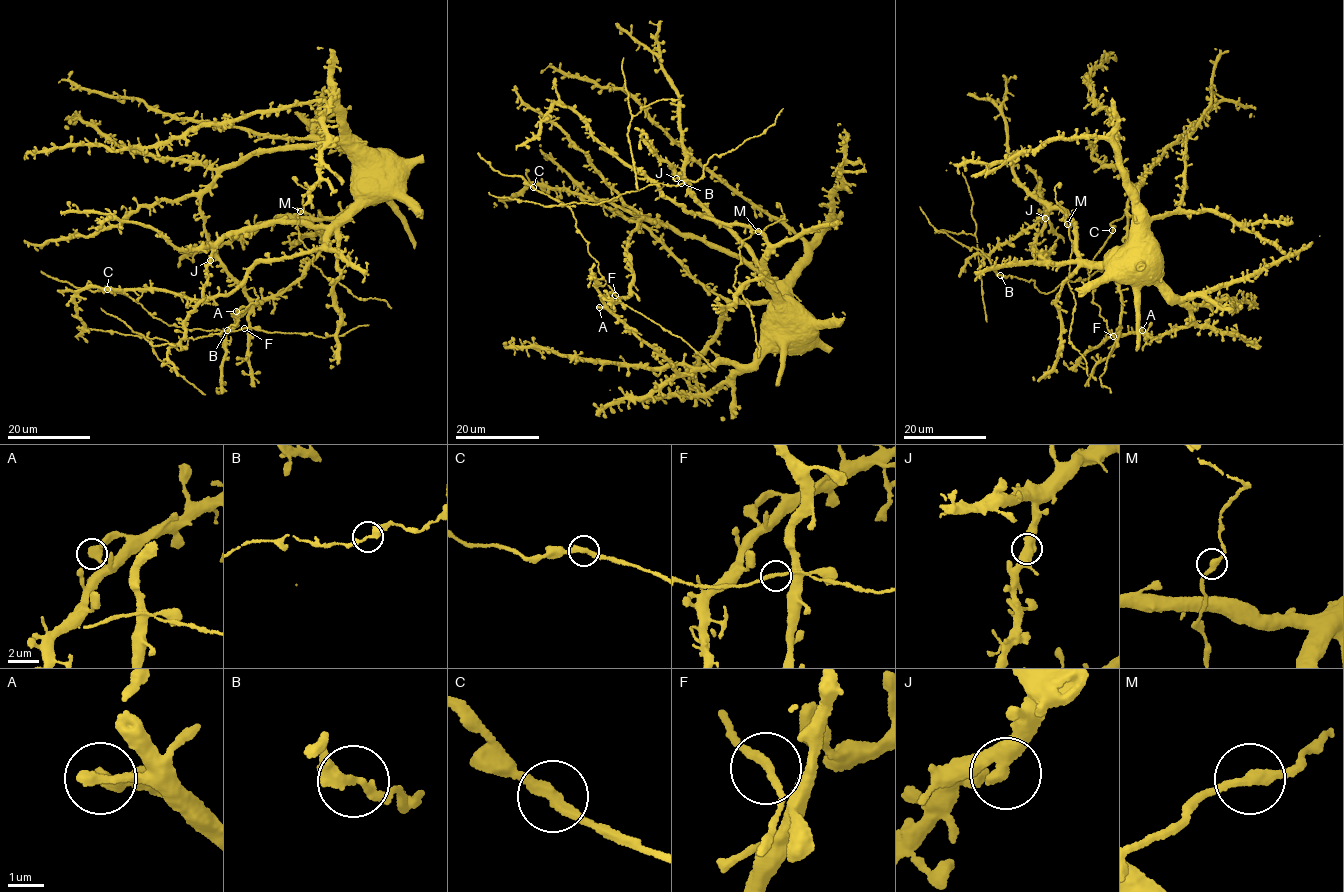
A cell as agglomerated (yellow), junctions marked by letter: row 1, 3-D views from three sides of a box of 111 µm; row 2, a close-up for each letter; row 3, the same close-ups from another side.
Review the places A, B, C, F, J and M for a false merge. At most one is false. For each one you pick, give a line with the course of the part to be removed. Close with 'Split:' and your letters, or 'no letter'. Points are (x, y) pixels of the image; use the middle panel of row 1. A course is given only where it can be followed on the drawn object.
Split: no letter

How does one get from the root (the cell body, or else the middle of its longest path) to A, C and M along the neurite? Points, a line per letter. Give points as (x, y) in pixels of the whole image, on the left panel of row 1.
A: (364, 177), (357, 172), (352, 177), (374, 196), (337, 221), (335, 230), (303, 275), (283, 291), (236, 311)
C: (364, 177), (341, 144), (299, 143), (203, 194), (249, 327), (169, 326), (107, 289)
M: (364, 177), (360, 174), (353, 204), (330, 224), (298, 223), (295, 226), (300, 211)

